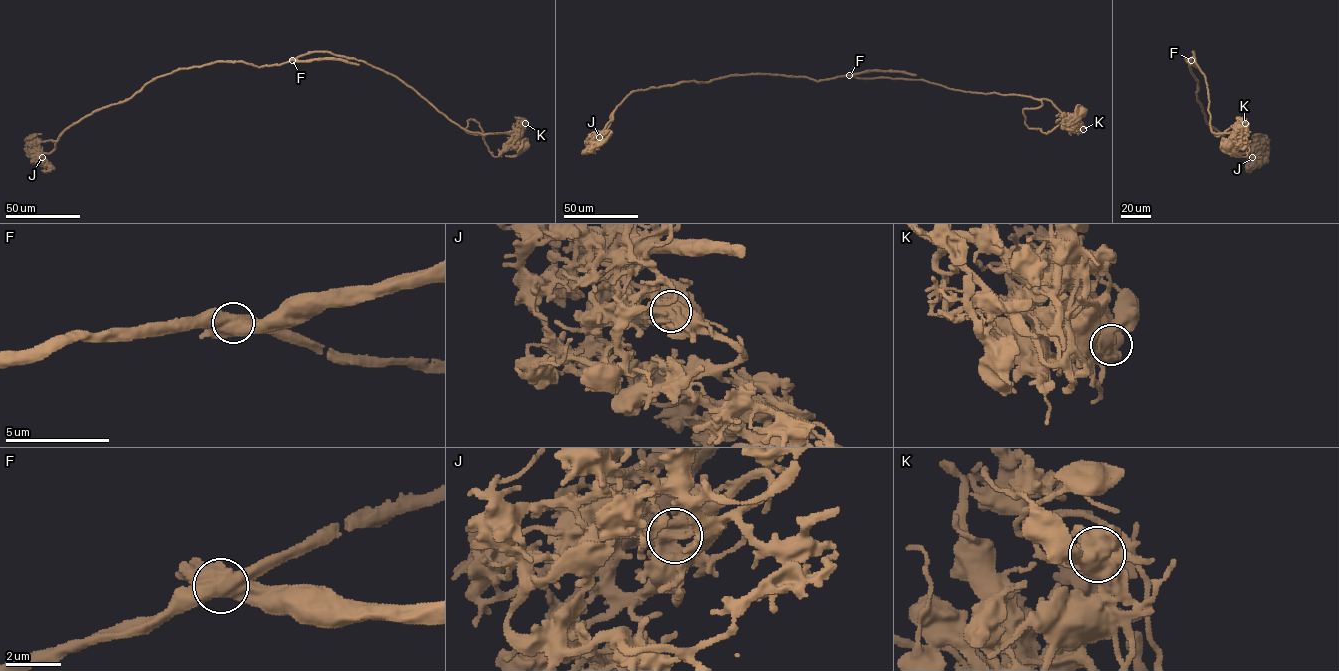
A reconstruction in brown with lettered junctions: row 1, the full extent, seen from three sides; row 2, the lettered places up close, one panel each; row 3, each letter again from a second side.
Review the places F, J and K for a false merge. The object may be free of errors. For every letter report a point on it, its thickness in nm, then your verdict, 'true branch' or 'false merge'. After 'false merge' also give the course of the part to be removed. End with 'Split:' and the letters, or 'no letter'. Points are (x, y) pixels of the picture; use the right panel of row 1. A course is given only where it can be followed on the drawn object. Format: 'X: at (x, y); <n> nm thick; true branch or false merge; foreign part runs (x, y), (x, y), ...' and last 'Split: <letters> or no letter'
F: at (1191, 60); 700 nm thick; false merge
J: at (1252, 157); 600 nm thick; true branch
K: at (1245, 123); 650 nm thick; true branch
Split: F

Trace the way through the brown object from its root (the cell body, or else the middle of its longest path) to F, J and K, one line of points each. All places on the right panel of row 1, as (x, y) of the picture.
F: (1227, 146), (1230, 149), (1233, 145), (1233, 134), (1211, 130), (1205, 78), (1195, 63), (1193, 52), (1191, 60)
J: (1227, 146), (1233, 134), (1211, 130), (1193, 52), (1205, 120), (1252, 157)
K: (1227, 146), (1230, 149), (1239, 144), (1245, 123)

